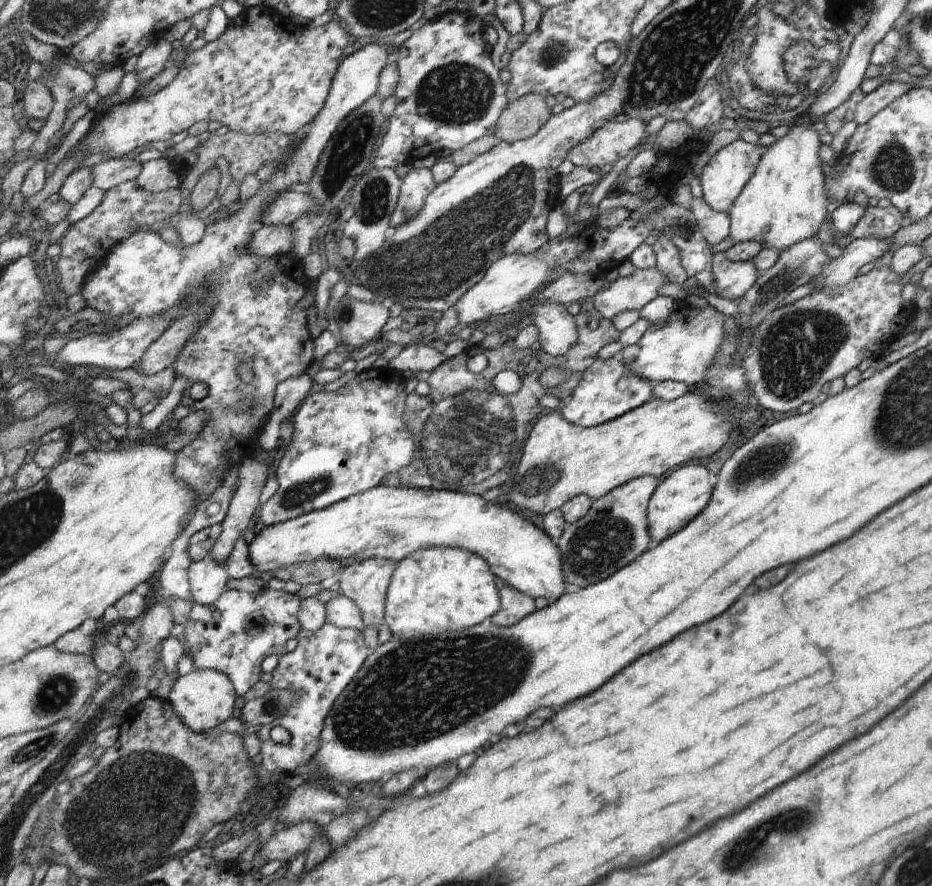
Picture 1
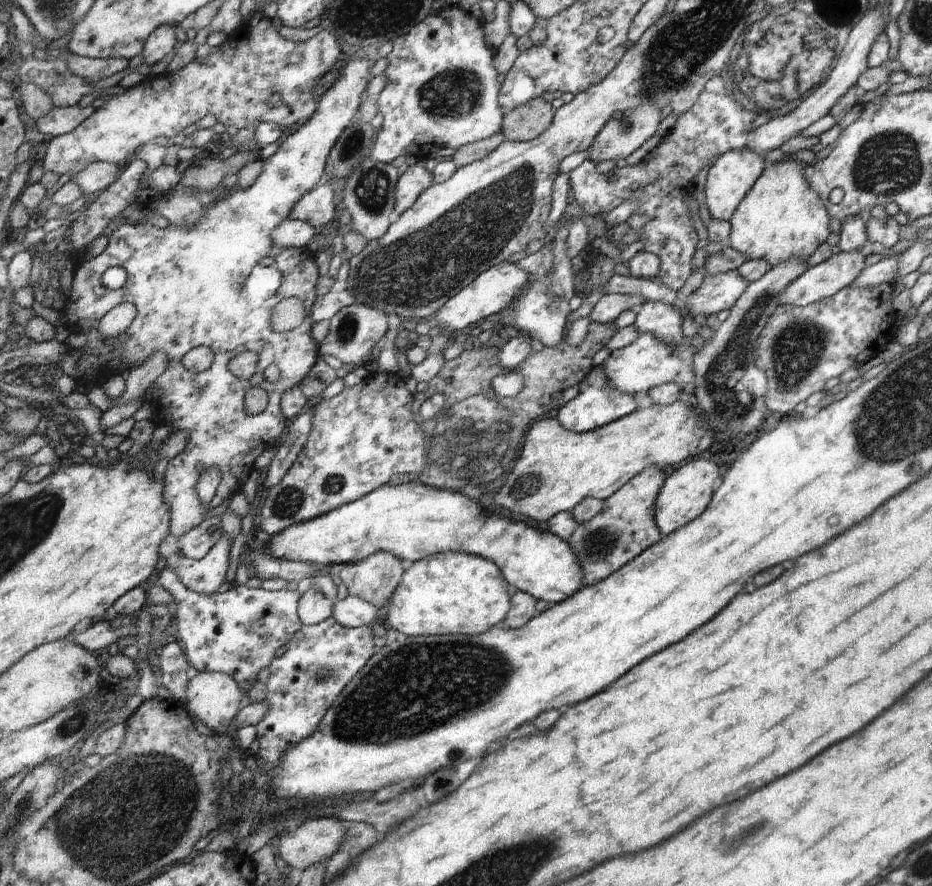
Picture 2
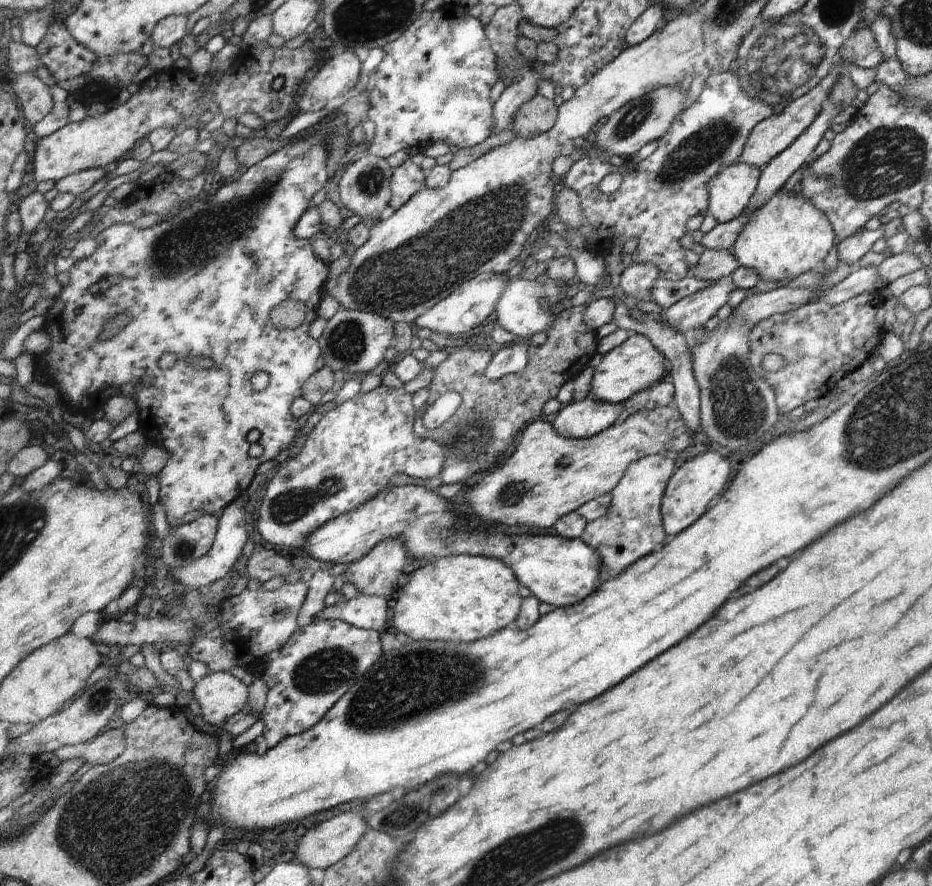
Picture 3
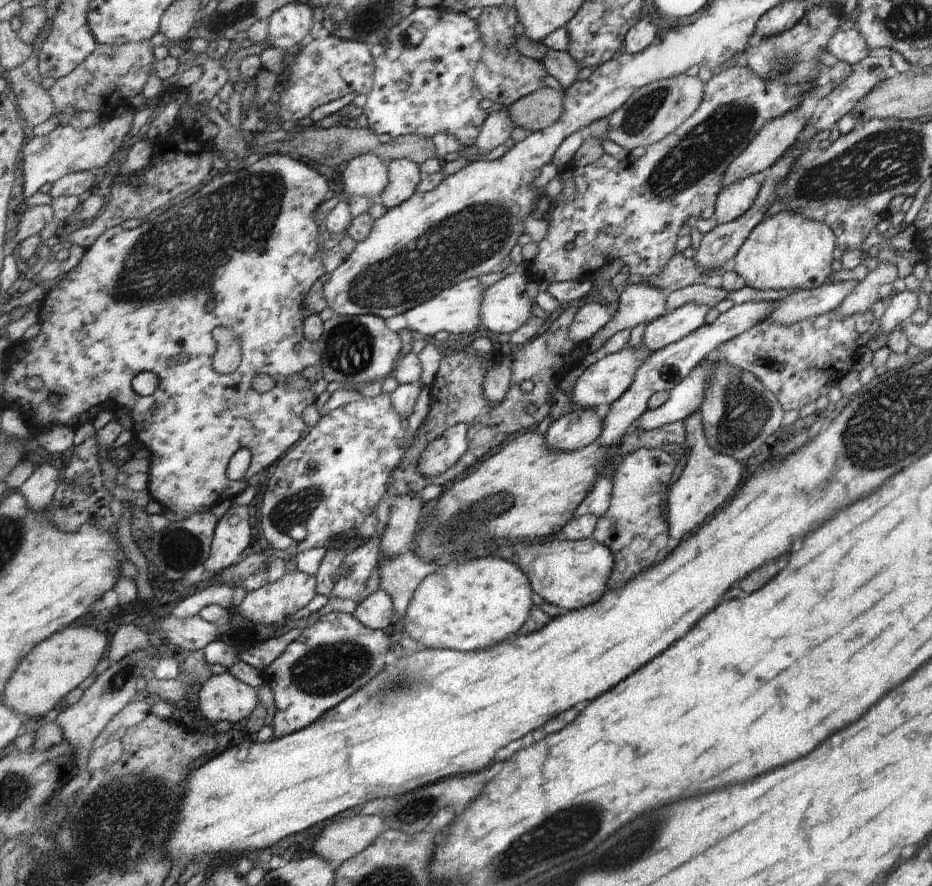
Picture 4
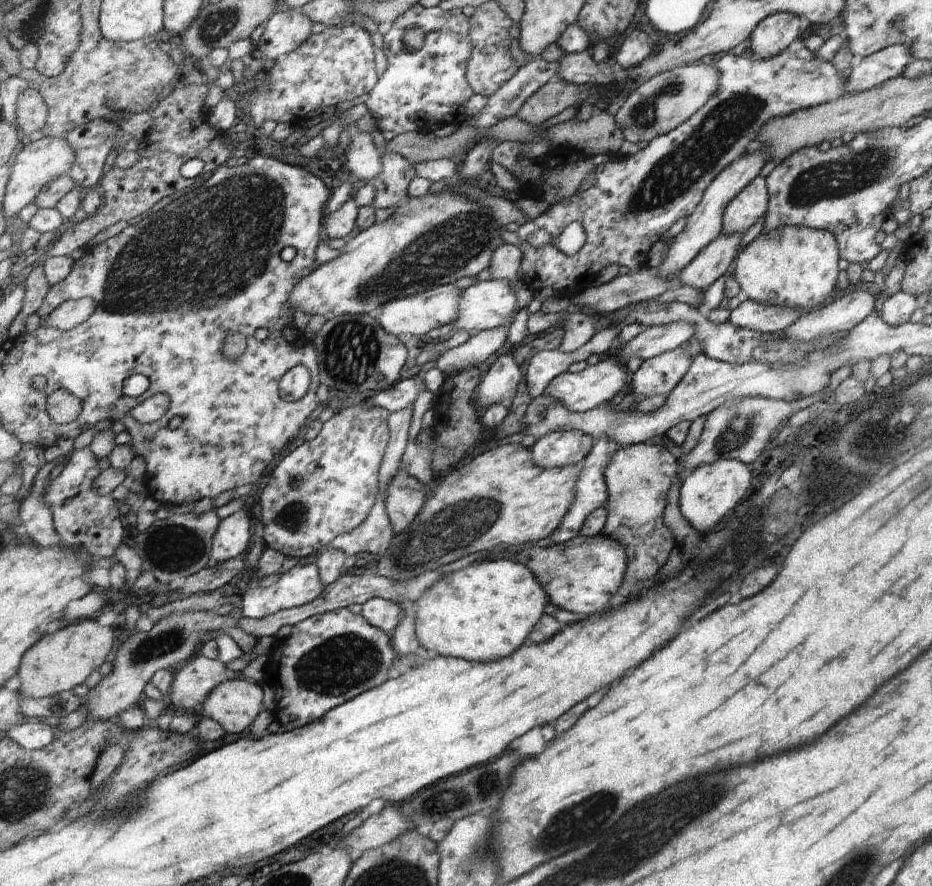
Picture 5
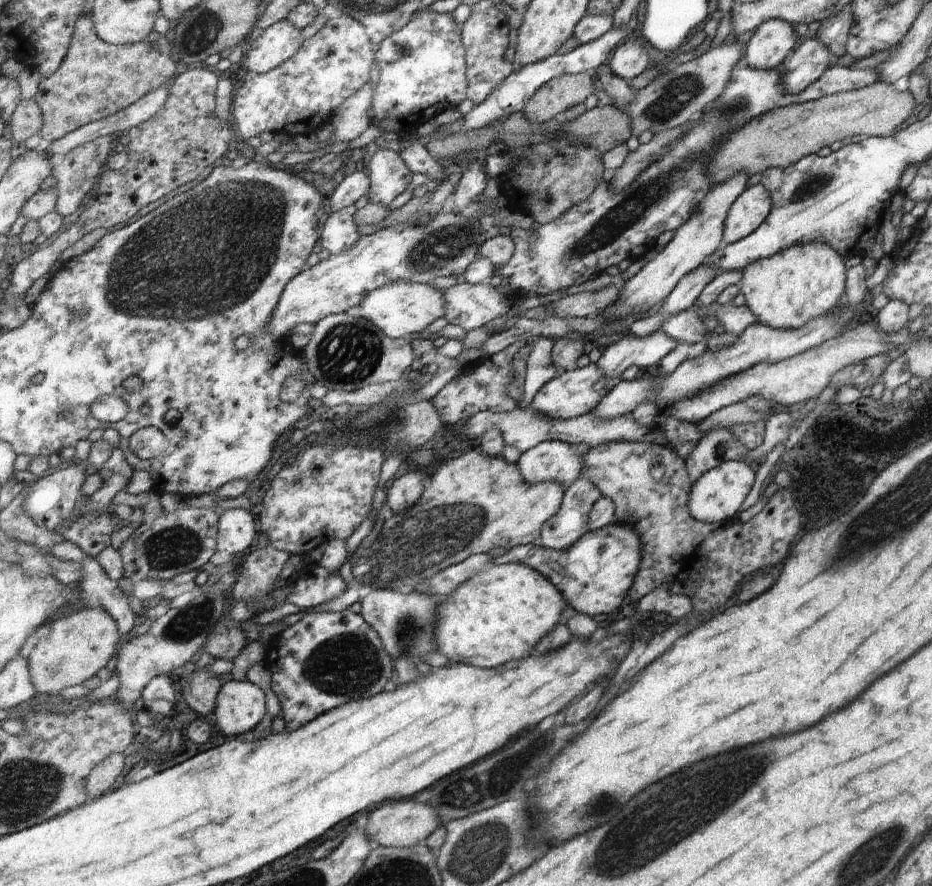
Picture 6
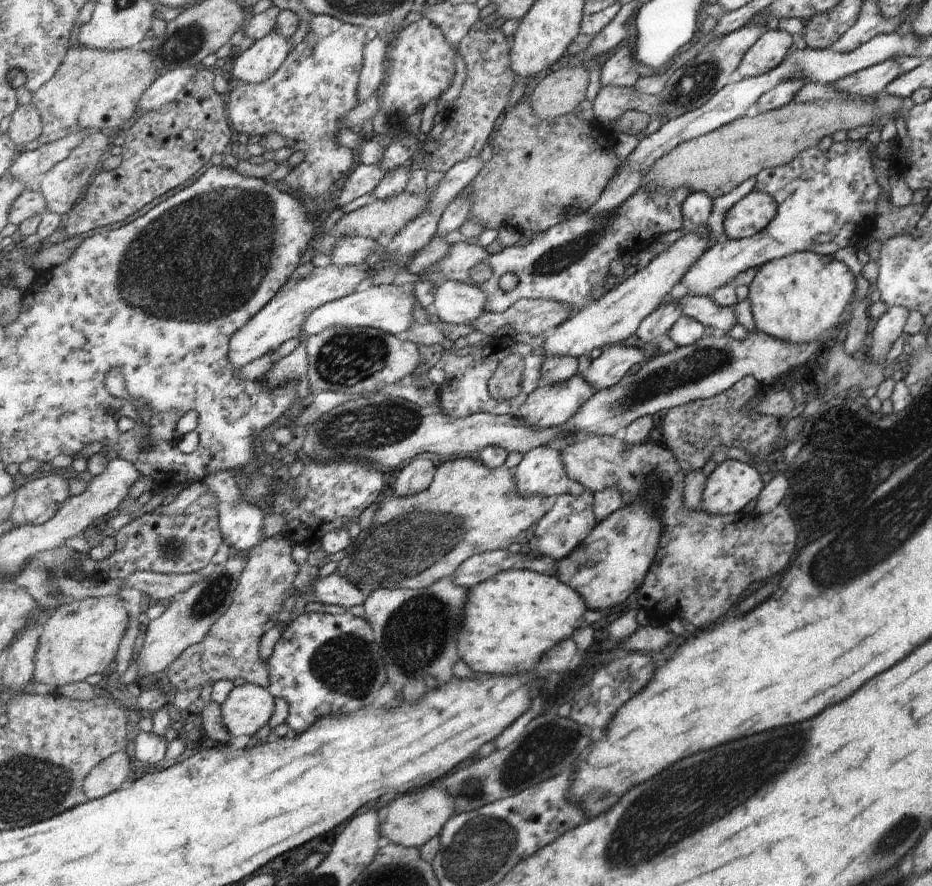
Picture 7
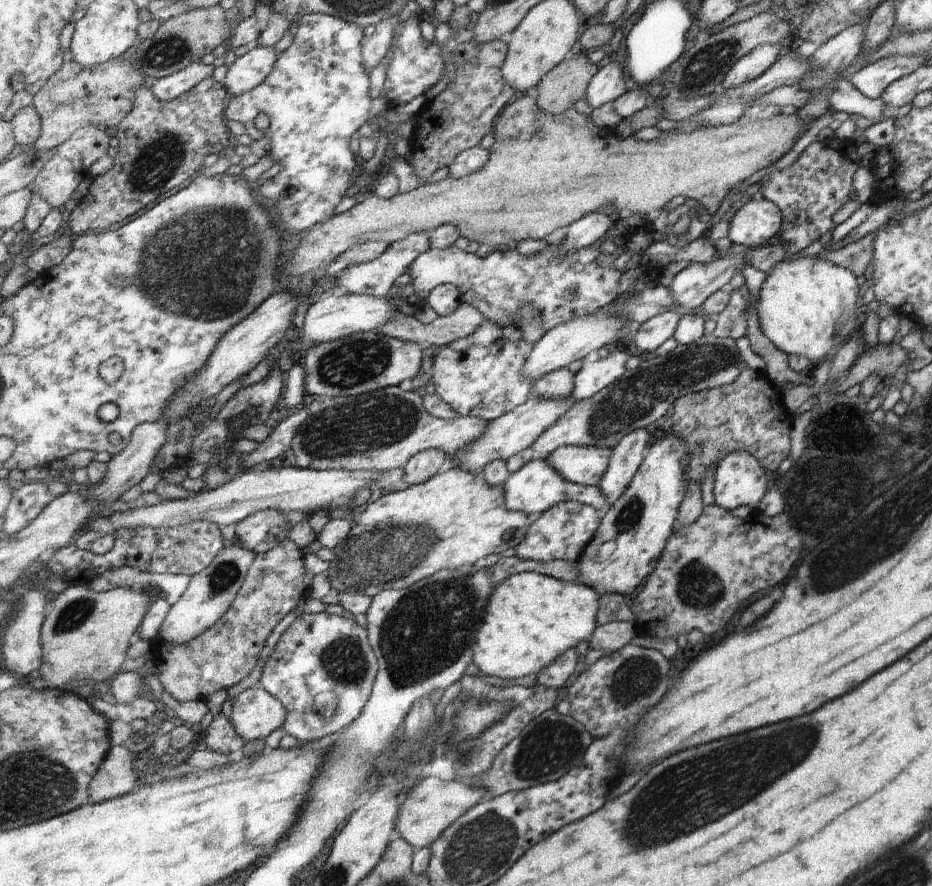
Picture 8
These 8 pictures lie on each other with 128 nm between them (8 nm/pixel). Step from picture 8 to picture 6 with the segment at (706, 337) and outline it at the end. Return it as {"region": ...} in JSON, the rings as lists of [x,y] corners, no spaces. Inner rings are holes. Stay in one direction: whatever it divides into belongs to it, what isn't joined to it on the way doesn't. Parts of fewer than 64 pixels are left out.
{"region":[[[847,306],[841,310],[831,310],[820,317],[813,317],[804,325],[794,329],[774,329],[761,324],[748,326],[727,347],[716,351],[705,350],[699,358],[683,361],[671,374],[665,374],[657,367],[642,371],[631,381],[619,380],[612,388],[611,393],[597,404],[597,408],[593,412],[597,412],[597,416],[603,420],[613,420],[613,418],[627,413],[632,414],[637,406],[647,401],[654,402],[661,411],[666,411],[676,402],[695,396],[704,388],[723,381],[727,377],[731,377],[732,374],[740,373],[741,370],[764,362],[774,363],[788,359],[804,350],[819,346],[843,332],[843,327],[853,326],[852,321],[854,321],[854,312]]]}

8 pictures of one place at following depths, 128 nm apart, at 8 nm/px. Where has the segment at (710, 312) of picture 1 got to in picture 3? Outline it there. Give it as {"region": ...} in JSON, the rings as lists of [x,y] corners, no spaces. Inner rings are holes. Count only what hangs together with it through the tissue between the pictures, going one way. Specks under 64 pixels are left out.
{"region":[[[631,334],[621,346],[604,355],[603,361],[595,367],[588,396],[608,403],[625,403],[638,392],[650,390],[663,381],[670,372],[669,360],[655,348],[646,336]]]}

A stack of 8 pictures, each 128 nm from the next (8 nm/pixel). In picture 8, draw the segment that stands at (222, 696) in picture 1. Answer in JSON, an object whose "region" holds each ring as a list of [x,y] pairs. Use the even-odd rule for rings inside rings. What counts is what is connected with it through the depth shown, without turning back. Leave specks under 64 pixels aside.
{"region":[[[260,685],[241,691],[232,702],[230,721],[247,742],[266,739],[287,718],[285,705]]]}

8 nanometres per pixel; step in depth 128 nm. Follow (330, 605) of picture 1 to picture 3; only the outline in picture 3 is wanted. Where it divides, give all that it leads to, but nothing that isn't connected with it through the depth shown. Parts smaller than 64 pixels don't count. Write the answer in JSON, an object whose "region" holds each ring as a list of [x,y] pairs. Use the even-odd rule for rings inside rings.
{"region":[[[358,594],[352,599],[325,607],[314,622],[321,619],[341,619],[353,626],[375,629],[381,633],[391,624],[392,602],[391,598]]]}

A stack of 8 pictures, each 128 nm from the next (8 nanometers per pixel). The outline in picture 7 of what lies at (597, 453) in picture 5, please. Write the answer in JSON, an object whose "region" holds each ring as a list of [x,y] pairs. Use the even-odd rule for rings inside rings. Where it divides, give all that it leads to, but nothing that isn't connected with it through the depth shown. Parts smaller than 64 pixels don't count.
{"region":[[[593,491],[581,494],[581,496],[563,494],[563,496],[555,498],[550,505],[548,514],[545,514],[537,526],[532,542],[528,543],[529,548],[539,557],[549,557],[557,561],[565,560],[577,548],[581,548],[583,542],[593,533],[593,530],[596,530],[598,523],[595,506]]]}

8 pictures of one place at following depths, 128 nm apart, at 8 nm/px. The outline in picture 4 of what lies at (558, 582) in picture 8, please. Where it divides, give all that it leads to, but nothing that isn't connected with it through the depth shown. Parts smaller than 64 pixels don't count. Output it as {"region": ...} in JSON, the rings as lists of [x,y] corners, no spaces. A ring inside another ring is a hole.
{"region":[[[495,556],[455,562],[451,557],[415,591],[403,630],[421,647],[489,648],[520,632],[532,612],[533,593],[532,582],[514,562]]]}

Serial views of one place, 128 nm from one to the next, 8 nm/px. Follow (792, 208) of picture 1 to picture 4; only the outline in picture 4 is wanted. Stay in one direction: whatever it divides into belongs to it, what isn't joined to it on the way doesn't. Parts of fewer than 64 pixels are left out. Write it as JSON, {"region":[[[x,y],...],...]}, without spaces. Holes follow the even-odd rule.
{"region":[[[781,210],[773,216],[761,219],[747,235],[747,238],[741,244],[740,249],[731,259],[729,269],[739,273],[746,286],[759,289],[814,289],[831,273],[829,268],[833,258],[831,252],[835,250],[836,244],[834,234],[824,222],[817,222],[813,219],[805,218],[803,215]]]}

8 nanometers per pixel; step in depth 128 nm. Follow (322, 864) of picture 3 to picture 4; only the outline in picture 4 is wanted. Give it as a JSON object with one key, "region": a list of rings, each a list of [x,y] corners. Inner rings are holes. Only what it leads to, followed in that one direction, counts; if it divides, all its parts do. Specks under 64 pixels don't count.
{"region":[[[358,814],[326,826],[312,850],[338,869],[345,861],[363,852],[385,830],[384,816]]]}

